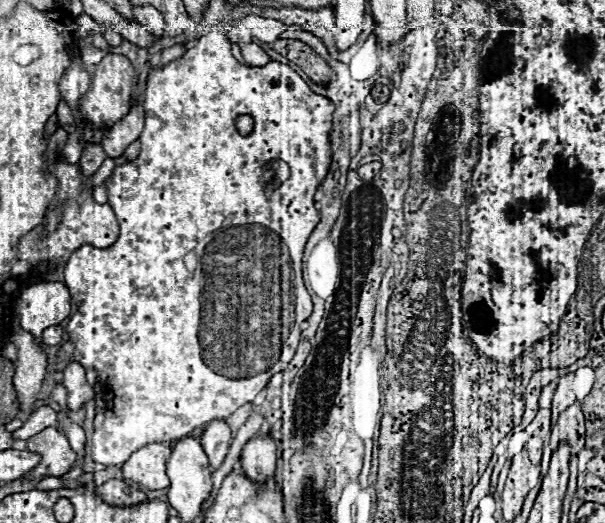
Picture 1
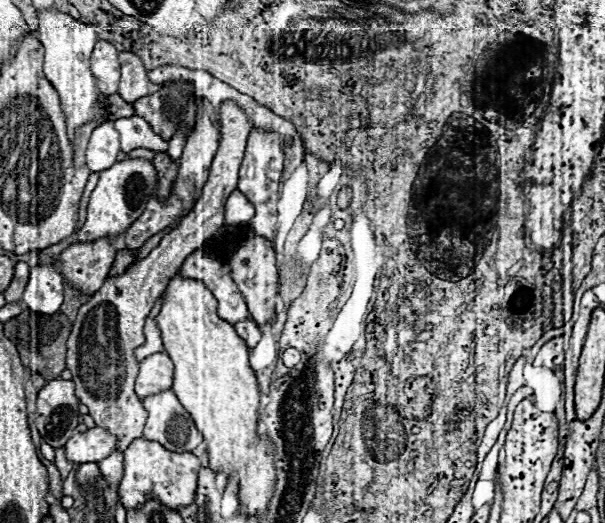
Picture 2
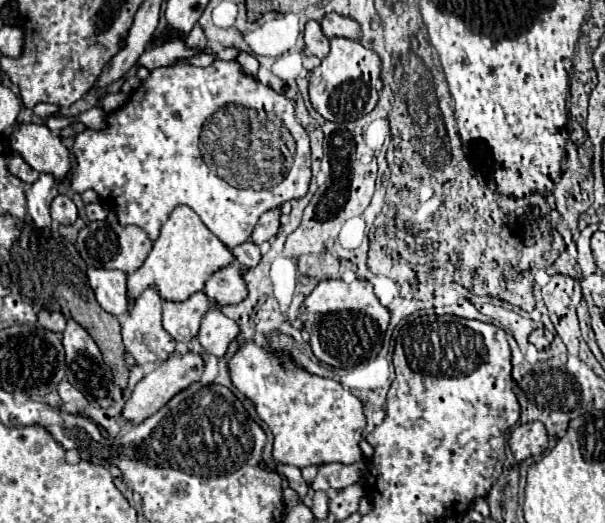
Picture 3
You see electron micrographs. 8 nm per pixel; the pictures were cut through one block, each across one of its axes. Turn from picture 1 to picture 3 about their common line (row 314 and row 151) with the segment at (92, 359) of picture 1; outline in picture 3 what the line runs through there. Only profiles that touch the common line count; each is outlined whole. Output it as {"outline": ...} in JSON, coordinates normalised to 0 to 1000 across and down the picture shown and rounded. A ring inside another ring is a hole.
{"outline":[[[354,115],[344,130],[324,130],[324,126],[274,126],[274,130],[258,130],[251,134],[251,141],[231,161],[231,168],[225,168],[212,195],[195,207],[192,214],[185,214],[179,222],[179,245],[169,252],[149,249],[142,245],[136,256],[126,260],[122,279],[119,279],[119,294],[122,294],[122,314],[119,314],[119,333],[116,333],[116,359],[129,371],[136,371],[139,363],[155,363],[165,375],[165,386],[172,398],[192,405],[195,424],[205,432],[228,432],[235,436],[248,459],[258,459],[264,447],[268,428],[278,421],[281,405],[298,394],[307,390],[314,394],[331,417],[334,424],[377,470],[387,474],[400,463],[407,463],[426,424],[426,417],[446,402],[463,394],[466,386],[476,382],[489,382],[499,379],[509,367],[509,352],[512,352],[512,268],[506,249],[489,233],[486,226],[486,199],[466,184],[456,180],[446,164],[436,164],[433,157],[423,157],[413,145],[403,145],[397,138],[397,126],[390,119],[370,119],[370,115]]]}

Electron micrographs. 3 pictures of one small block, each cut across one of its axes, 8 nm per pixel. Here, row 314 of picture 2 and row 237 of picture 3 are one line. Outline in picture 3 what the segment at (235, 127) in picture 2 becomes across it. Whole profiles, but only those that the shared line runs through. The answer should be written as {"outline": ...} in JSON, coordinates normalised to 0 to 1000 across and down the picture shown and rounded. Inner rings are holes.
{"outline":[[[169,421],[169,424],[145,424],[129,444],[126,474],[129,474],[136,497],[145,509],[155,509],[155,512],[195,512],[195,516],[202,516],[208,524],[218,524],[241,497],[245,482],[251,478],[251,463],[248,463],[248,455],[241,451],[241,444],[235,436],[202,432],[202,428],[195,428],[195,421],[185,421],[185,424]]]}

